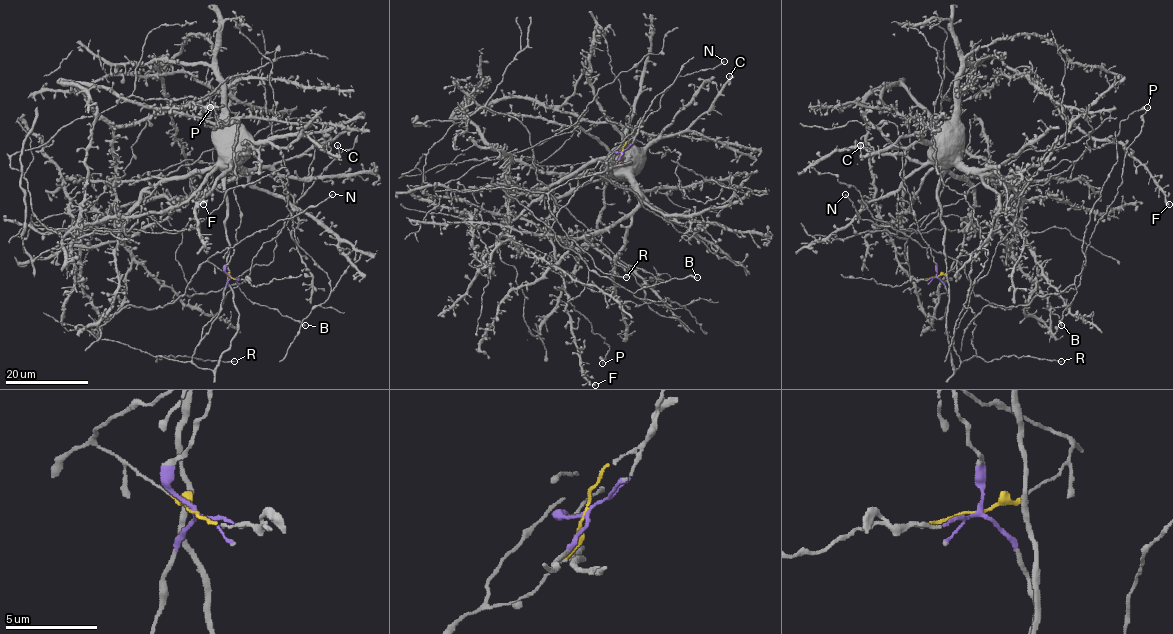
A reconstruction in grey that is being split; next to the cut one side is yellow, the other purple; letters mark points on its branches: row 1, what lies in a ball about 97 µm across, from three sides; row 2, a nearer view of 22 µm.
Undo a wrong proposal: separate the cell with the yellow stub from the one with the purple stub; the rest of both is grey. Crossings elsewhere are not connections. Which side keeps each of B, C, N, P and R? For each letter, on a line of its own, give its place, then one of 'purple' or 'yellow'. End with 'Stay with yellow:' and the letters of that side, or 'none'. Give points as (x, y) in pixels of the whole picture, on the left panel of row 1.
B: (305, 325) | yellow
C: (337, 145) | purple
N: (332, 194) | yellow
P: (210, 107) | yellow
R: (234, 361) | purple
Stay with yellow: B, N, P

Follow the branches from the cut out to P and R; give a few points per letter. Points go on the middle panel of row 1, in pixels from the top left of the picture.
P: (622, 151), (552, 226), (587, 266), (588, 281), (567, 302), (605, 338), (603, 364)
R: (622, 151), (614, 165), (600, 162), (582, 177), (551, 191), (548, 200), (567, 236), (601, 270), (626, 277)

